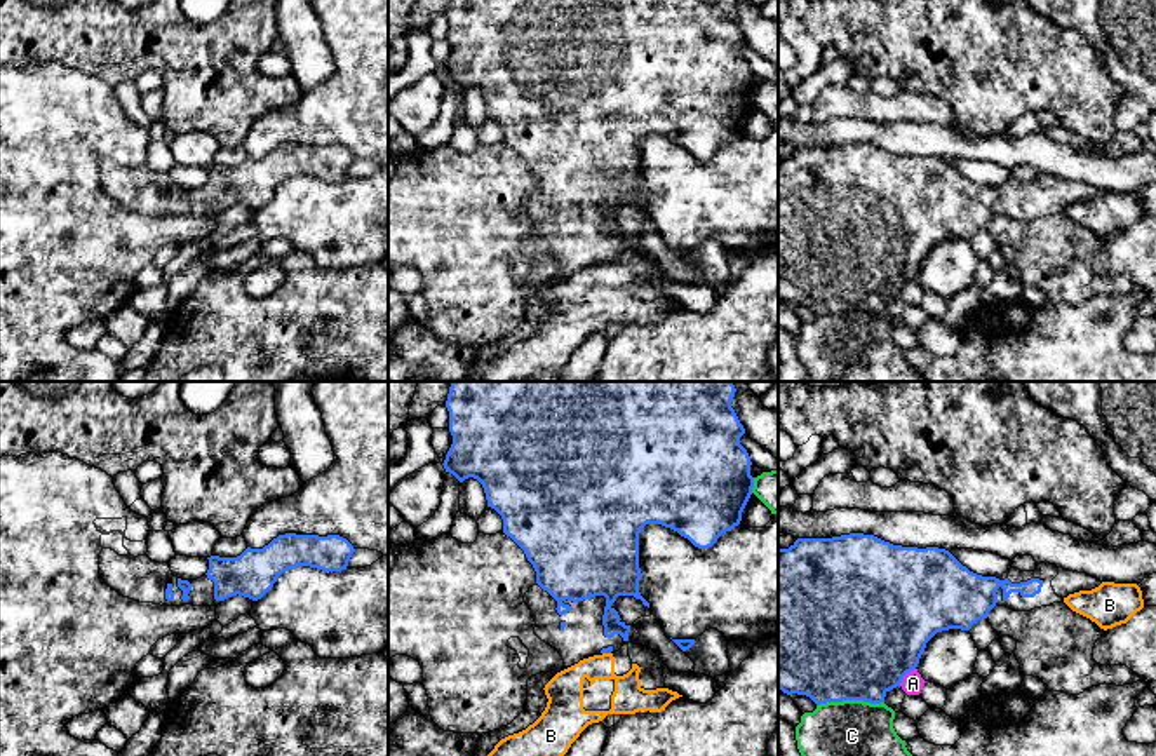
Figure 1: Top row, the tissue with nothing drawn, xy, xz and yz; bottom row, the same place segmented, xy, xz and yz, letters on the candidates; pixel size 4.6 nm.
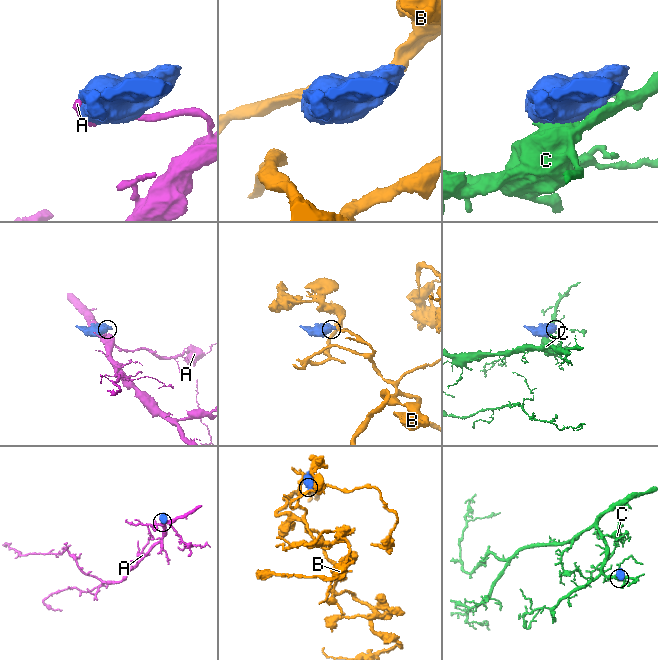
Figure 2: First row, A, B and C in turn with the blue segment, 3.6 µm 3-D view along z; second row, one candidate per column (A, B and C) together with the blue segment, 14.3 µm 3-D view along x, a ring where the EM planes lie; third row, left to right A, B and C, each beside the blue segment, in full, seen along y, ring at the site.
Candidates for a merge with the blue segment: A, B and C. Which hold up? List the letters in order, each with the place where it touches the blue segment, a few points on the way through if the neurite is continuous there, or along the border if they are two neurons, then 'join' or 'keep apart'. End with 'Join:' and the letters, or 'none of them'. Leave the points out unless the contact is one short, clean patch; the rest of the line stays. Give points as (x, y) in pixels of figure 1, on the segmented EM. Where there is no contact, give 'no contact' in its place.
A: contact yz (904, 674); keep apart
B: contact xz (606, 652); border xz (603, 652), (610, 654); keep apart
C: contact yz (850, 699); keep apart
Join: none of them

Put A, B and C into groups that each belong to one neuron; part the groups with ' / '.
A / B / C

